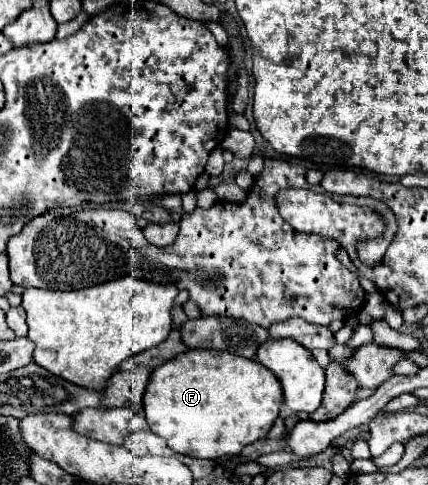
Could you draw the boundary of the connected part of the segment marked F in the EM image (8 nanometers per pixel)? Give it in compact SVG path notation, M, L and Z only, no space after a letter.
M189 349L153 369L153 379L143 395L143 411L149 429L163 437L173 451L201 459L223 459L263 439L279 417L281 401L279 379L255 359Z

